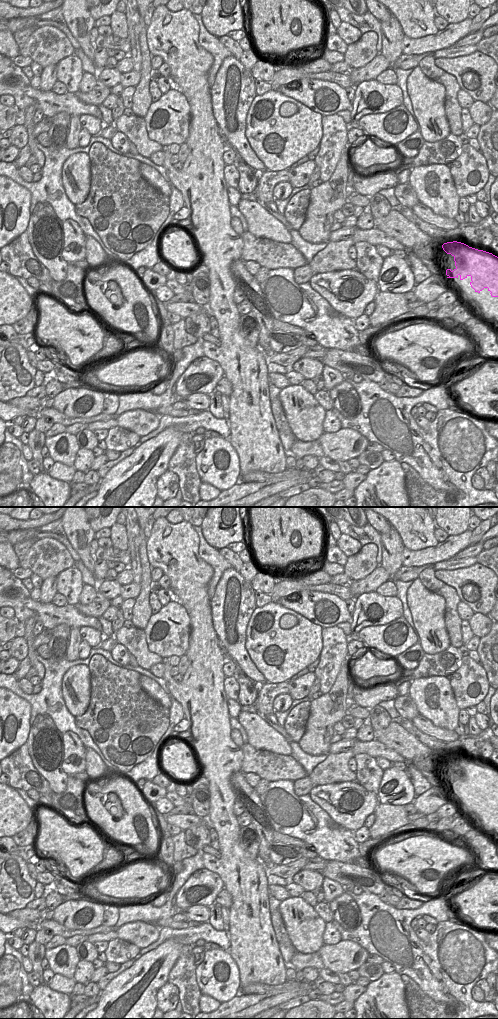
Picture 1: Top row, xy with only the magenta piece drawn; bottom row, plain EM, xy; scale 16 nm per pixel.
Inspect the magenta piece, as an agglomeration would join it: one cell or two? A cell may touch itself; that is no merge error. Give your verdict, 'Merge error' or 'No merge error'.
Merge error.

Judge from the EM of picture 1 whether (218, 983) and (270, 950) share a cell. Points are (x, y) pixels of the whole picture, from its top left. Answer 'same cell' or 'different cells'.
different cells

